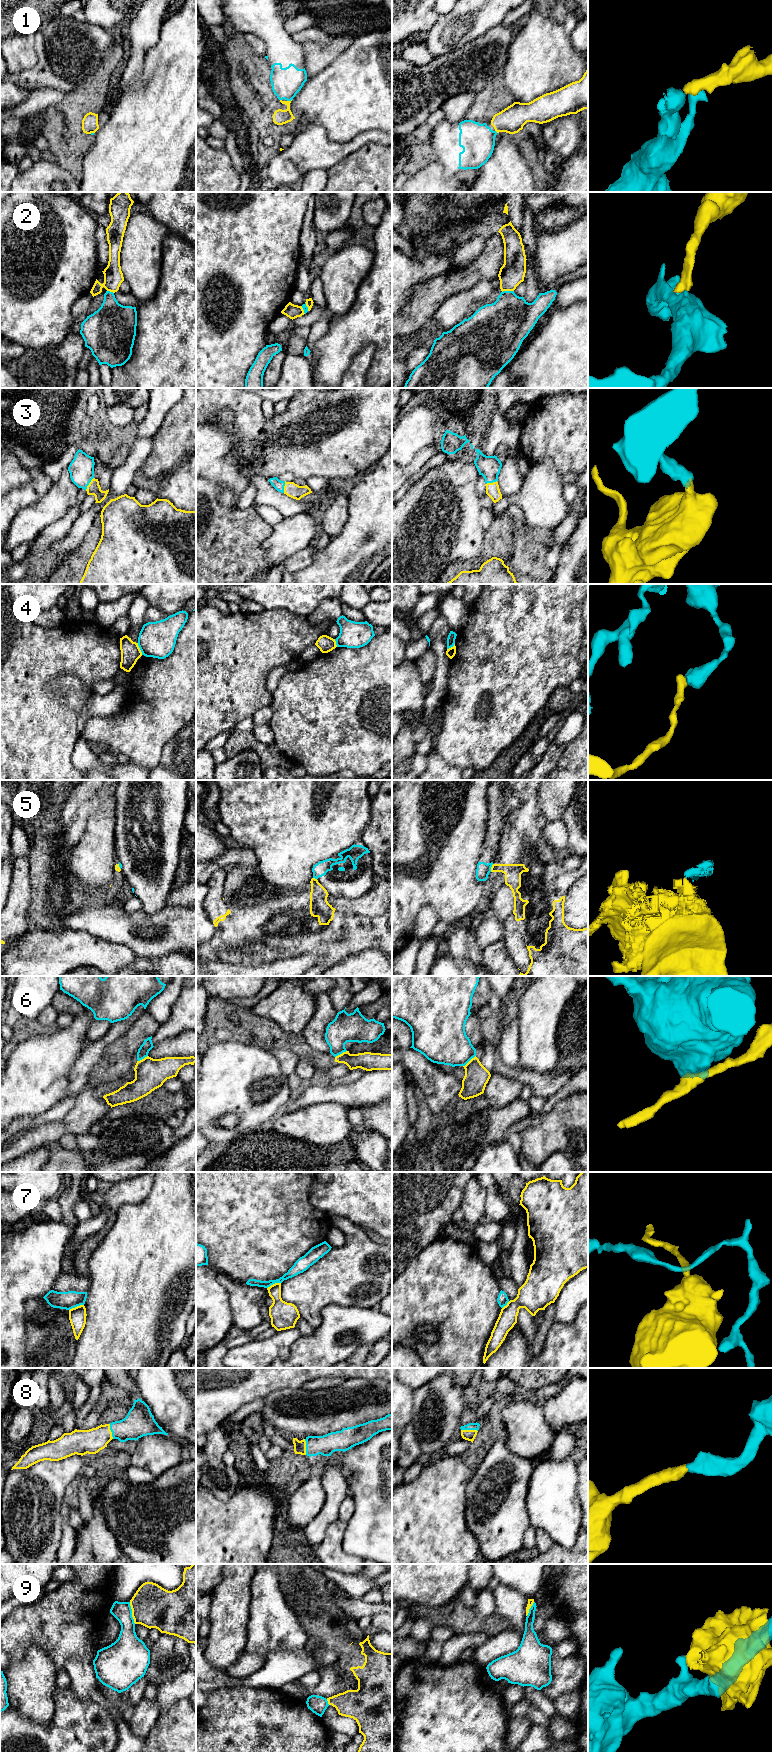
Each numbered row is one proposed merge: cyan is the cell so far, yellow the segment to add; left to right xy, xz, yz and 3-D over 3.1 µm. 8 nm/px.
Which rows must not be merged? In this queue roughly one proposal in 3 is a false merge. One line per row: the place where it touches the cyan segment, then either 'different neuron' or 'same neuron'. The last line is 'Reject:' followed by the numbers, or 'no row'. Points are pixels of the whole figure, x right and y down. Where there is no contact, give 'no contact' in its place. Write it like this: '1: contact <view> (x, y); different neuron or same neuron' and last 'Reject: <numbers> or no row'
1: contact xz (289, 100); same neuron
2: contact yz (507, 291); different neuron
3: contact xy (89, 482); same neuron
4: contact xy (140, 649); different neuron
5: contact yz (490, 868); different neuron
6: contact yz (469, 1060); different neuron
7: contact xy (76, 1306); different neuron
8: contact yz (469, 1429); same neuron
9: contact xy (131, 1613); different neuron
Reject: 2, 4, 5, 6, 7, 9

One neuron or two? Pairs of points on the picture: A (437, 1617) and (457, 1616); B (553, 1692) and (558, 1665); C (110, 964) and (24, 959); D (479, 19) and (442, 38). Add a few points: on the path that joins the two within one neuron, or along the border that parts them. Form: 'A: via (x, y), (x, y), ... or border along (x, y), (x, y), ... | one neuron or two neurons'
A: via (442, 1617), (452, 1616) | one neuron
B: via (558, 1685), (558, 1672) | one neuron
C: via (89, 957), (45, 957) | one neuron
D: via (470, 19), (451, 32) | one neuron

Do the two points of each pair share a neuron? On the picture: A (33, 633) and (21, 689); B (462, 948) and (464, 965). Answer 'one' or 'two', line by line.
A: one
B: one

